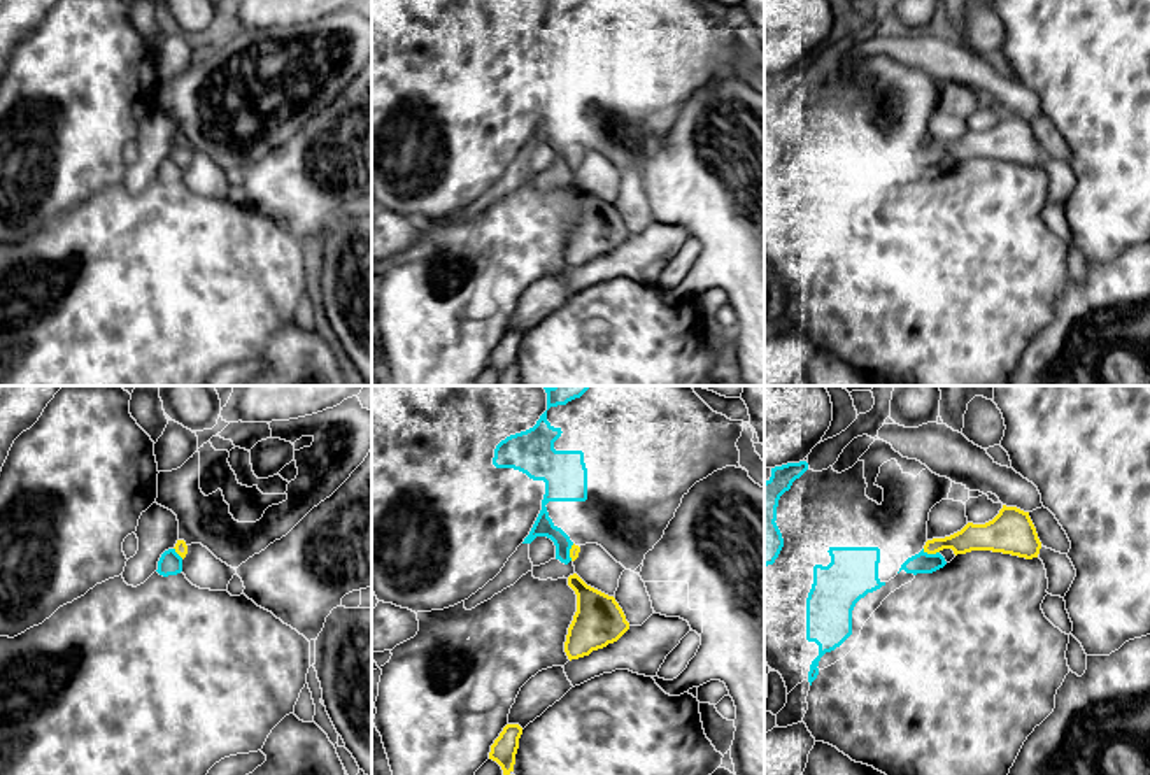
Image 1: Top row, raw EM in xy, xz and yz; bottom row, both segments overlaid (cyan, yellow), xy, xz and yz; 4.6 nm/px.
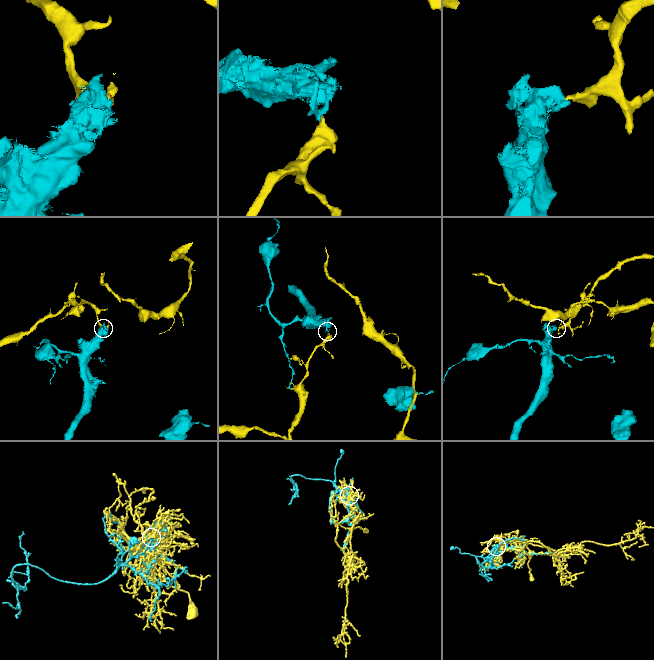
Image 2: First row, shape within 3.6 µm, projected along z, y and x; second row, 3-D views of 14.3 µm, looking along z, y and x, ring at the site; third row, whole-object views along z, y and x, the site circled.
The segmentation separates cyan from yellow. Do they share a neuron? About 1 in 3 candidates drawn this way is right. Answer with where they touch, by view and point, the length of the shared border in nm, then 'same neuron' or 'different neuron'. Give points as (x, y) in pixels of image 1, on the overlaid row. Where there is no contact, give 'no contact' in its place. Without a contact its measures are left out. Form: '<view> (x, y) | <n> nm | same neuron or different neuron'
yz (931, 554) | 80 nm | different neuron

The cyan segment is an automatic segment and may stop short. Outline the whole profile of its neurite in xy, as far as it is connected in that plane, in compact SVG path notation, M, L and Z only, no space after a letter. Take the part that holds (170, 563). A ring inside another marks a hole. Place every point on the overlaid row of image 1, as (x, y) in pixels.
M168 549L161 554L156 572L163 577L177 575L182 572L182 558L175 552L175 549Z

